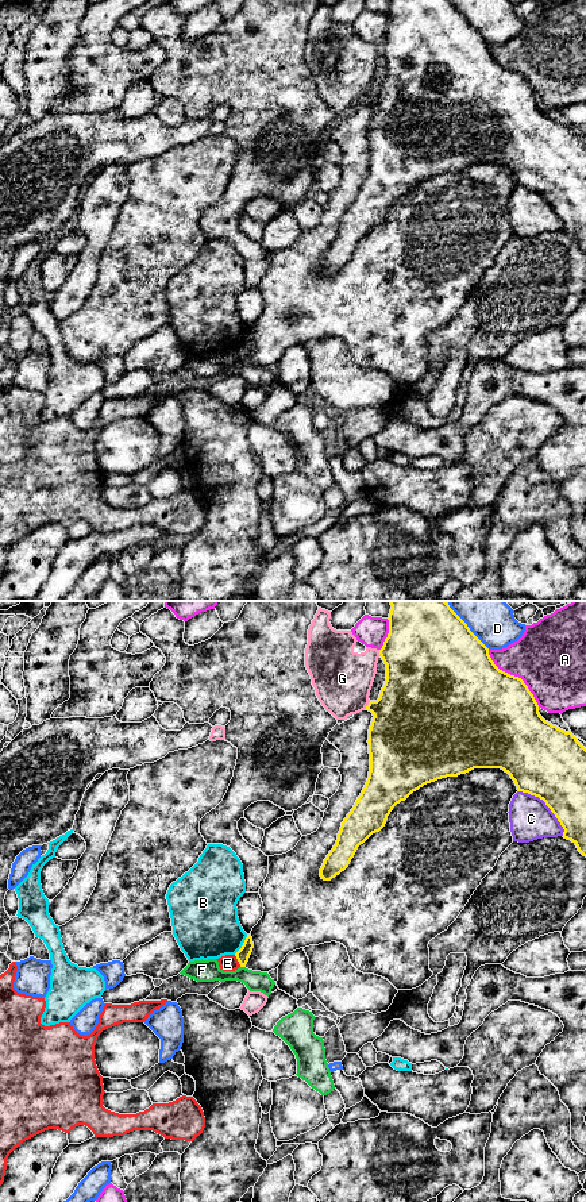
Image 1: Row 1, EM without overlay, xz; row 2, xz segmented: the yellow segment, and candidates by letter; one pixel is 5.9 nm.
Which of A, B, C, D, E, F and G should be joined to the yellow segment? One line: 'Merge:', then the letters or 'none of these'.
Merge: none of these

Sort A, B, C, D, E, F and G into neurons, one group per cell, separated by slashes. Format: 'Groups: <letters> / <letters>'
Groups: A / B / C / D / E / F / G

